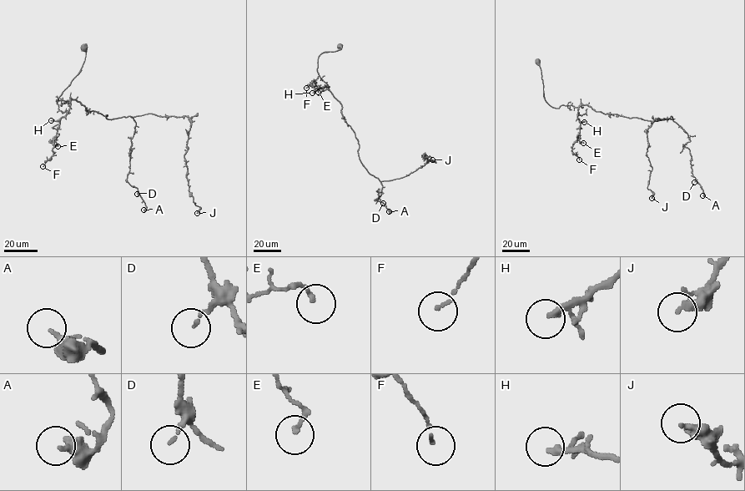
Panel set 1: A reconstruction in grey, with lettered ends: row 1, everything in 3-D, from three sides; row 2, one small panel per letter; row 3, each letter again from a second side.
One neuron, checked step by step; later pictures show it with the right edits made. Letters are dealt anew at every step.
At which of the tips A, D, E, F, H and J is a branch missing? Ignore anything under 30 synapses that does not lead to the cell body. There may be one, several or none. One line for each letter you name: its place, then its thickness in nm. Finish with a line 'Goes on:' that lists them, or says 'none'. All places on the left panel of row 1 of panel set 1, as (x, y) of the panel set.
Goes on: none

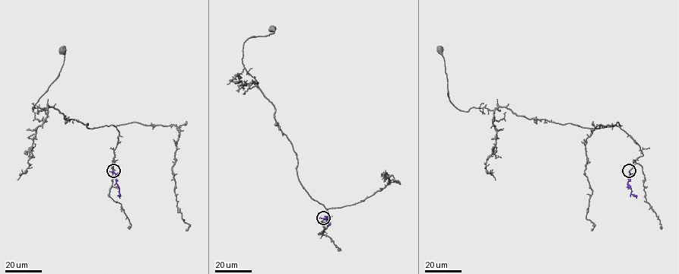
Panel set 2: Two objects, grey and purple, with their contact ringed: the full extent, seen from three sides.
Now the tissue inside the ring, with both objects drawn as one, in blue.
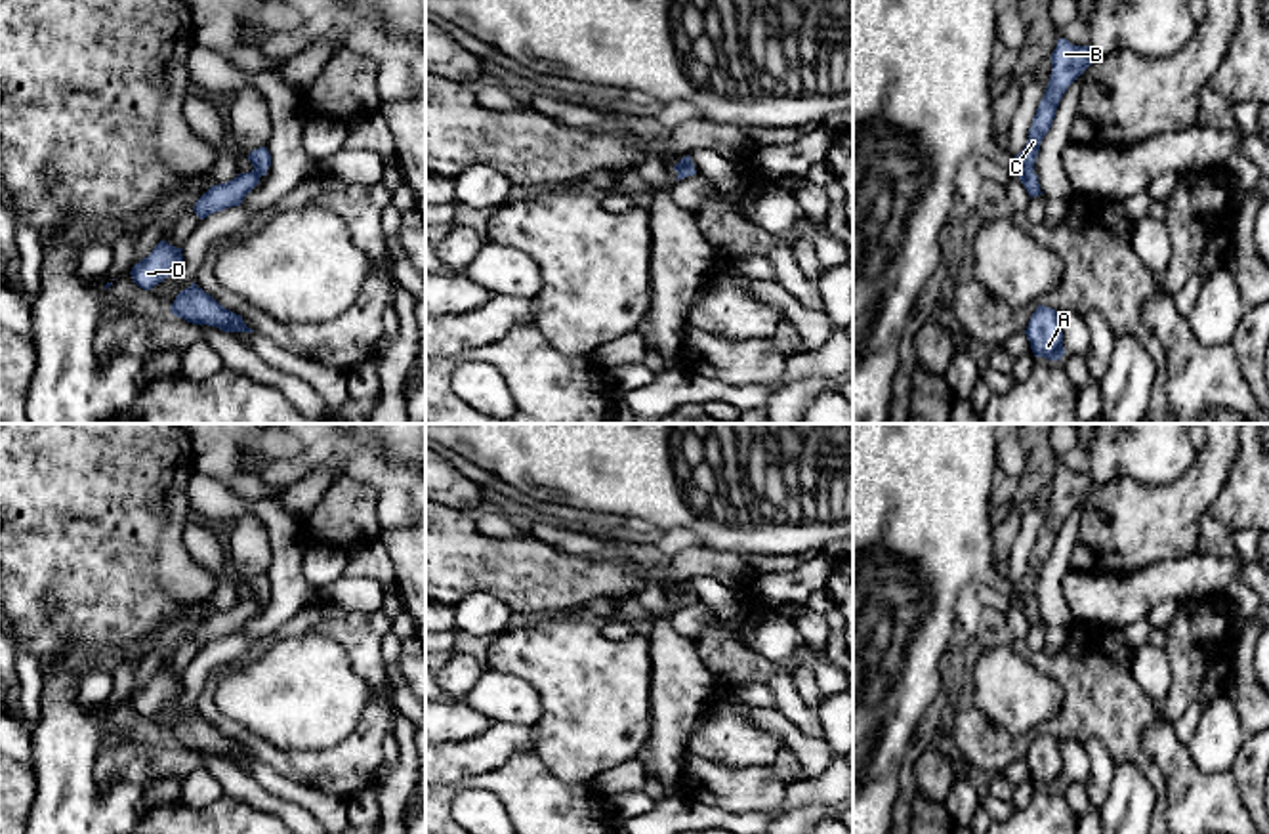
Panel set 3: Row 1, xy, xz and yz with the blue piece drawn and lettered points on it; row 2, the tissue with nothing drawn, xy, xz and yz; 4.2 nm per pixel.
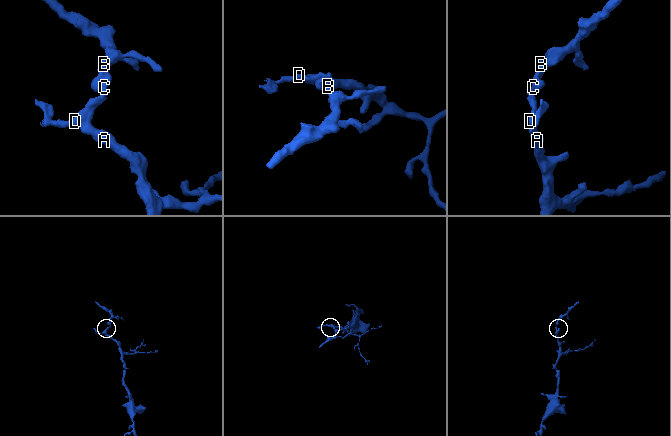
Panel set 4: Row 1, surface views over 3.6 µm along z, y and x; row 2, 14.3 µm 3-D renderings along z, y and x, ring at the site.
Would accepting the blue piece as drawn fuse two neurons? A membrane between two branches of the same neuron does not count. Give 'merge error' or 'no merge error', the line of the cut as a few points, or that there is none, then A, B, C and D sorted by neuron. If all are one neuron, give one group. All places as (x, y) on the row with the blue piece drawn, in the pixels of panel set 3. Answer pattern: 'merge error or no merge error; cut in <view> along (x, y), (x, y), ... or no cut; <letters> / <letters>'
no merge error; no cut; A B C D

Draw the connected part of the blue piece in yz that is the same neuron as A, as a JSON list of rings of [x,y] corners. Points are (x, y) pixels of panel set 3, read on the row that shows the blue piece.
[[[1038,305],[1025,330],[1034,357],[1059,361],[1065,355],[1059,313]]]

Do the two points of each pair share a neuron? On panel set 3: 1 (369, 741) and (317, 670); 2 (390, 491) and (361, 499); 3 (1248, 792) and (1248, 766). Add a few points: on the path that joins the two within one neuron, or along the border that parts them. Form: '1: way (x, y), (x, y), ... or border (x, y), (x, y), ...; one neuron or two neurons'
1: border (392, 707), (373, 699), (338, 743), (317, 749); two neurons
2: border (348, 476), (374, 489), (376, 520), (382, 529); two neurons
3: way (1248, 787), (1248, 771); one neuron

